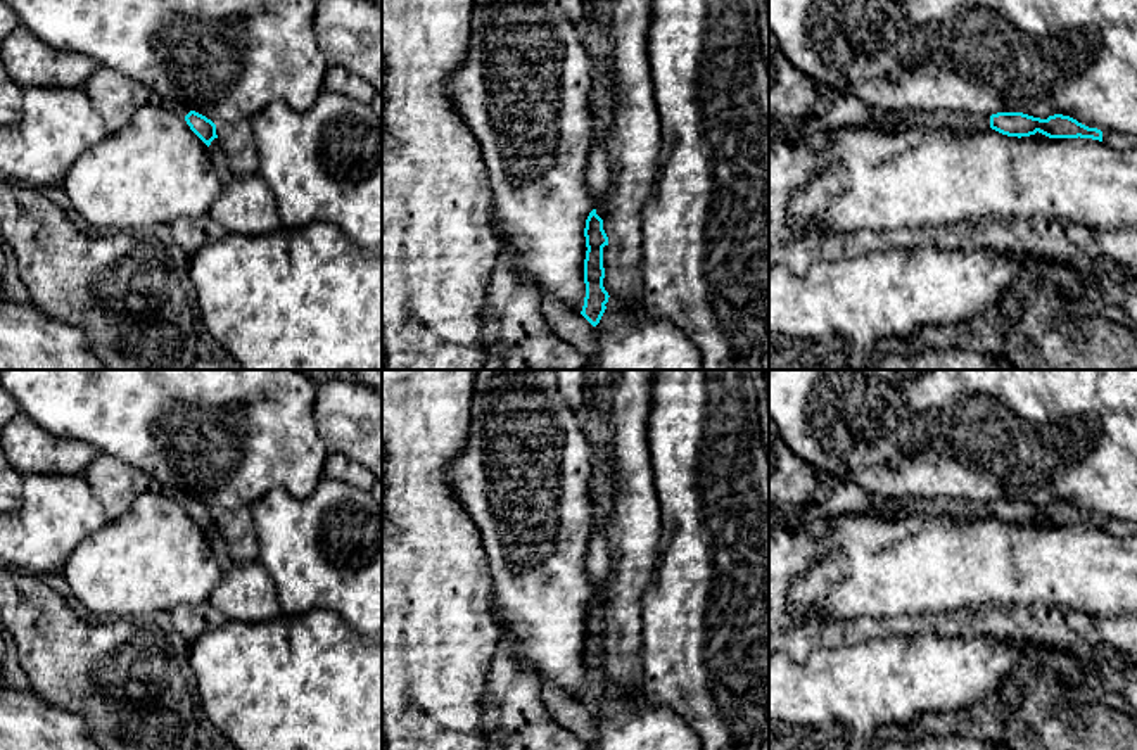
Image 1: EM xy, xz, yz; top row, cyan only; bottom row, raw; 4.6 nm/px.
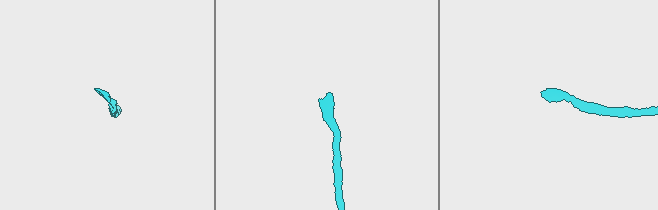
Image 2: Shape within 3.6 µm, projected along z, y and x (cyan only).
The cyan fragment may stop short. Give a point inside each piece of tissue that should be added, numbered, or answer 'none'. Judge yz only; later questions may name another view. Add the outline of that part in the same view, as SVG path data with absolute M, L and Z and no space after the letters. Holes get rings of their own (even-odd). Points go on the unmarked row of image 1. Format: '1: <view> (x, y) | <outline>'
1: yz (959, 508) | M904 498L900 508L893 513L866 513L871 517L900 518L900 517L933 517L949 515L961 522L975 522L990 515L990 503L971 501L964 498Z

